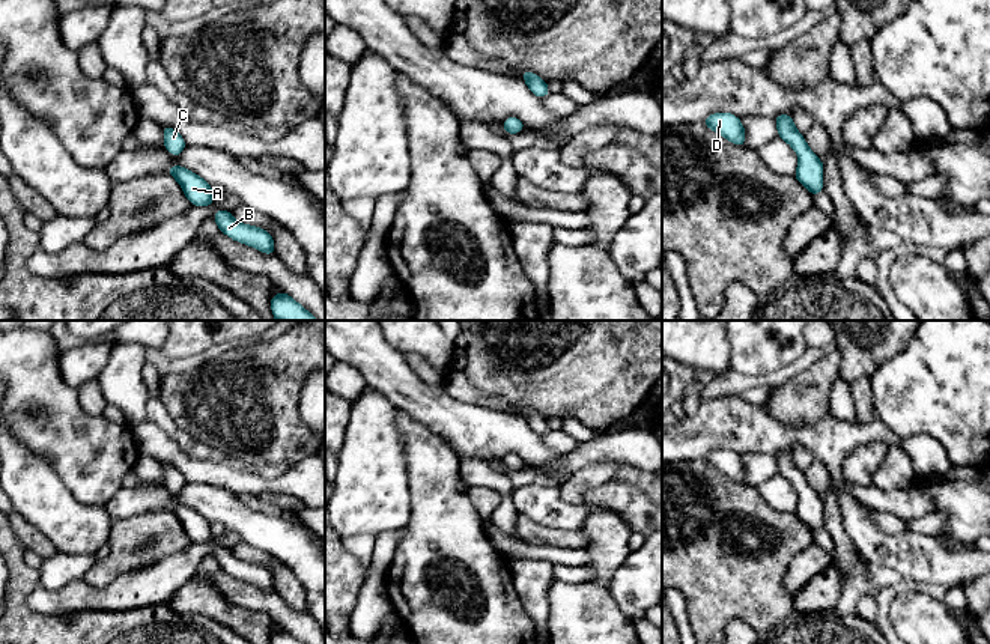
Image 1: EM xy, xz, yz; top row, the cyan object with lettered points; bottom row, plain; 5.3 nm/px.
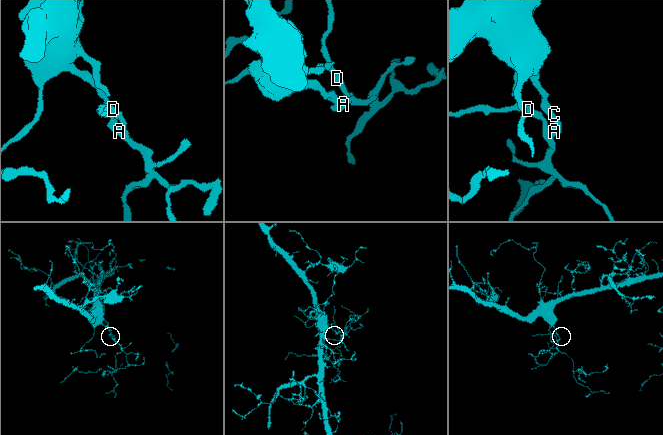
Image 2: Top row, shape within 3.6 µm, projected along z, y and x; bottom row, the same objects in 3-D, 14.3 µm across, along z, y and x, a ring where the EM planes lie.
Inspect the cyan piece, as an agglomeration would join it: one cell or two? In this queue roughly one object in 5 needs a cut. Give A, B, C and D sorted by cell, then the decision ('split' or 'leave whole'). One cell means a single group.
A B C D | leave whole

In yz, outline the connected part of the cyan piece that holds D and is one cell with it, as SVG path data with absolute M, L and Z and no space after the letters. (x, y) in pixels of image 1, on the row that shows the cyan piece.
M713 113L704 122L704 126L719 132L737 146L745 146L745 129L742 120L731 113Z

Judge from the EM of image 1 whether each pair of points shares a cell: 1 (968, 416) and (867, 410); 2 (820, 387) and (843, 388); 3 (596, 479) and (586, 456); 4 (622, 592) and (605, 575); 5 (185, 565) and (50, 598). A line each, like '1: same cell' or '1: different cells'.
1: different cells
2: different cells
3: different cells
4: different cells
5: same cell

